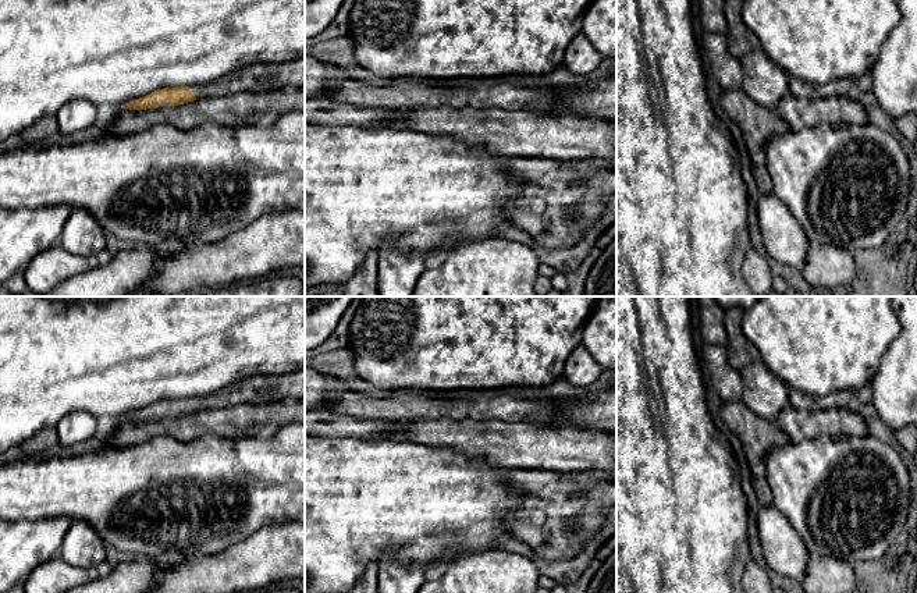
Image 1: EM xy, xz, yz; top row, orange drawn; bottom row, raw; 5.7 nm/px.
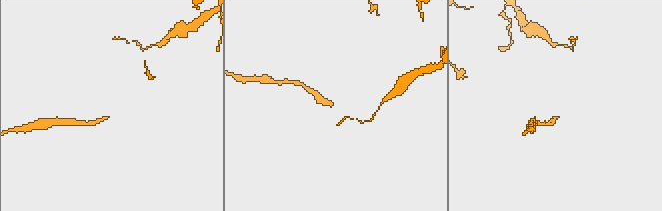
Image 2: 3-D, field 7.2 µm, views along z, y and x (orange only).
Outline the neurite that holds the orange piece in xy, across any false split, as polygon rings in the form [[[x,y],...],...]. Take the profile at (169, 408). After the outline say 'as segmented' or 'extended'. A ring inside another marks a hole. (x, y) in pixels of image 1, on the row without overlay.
[[[305,370],[281,376],[248,377],[205,397],[157,401],[121,419],[146,422],[178,418],[205,409],[224,409],[241,404],[280,406],[287,402],[305,402]]]; extended

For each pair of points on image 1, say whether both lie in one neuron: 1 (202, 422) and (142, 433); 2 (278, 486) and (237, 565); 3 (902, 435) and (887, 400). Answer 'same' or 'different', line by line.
1: same
2: different
3: different

